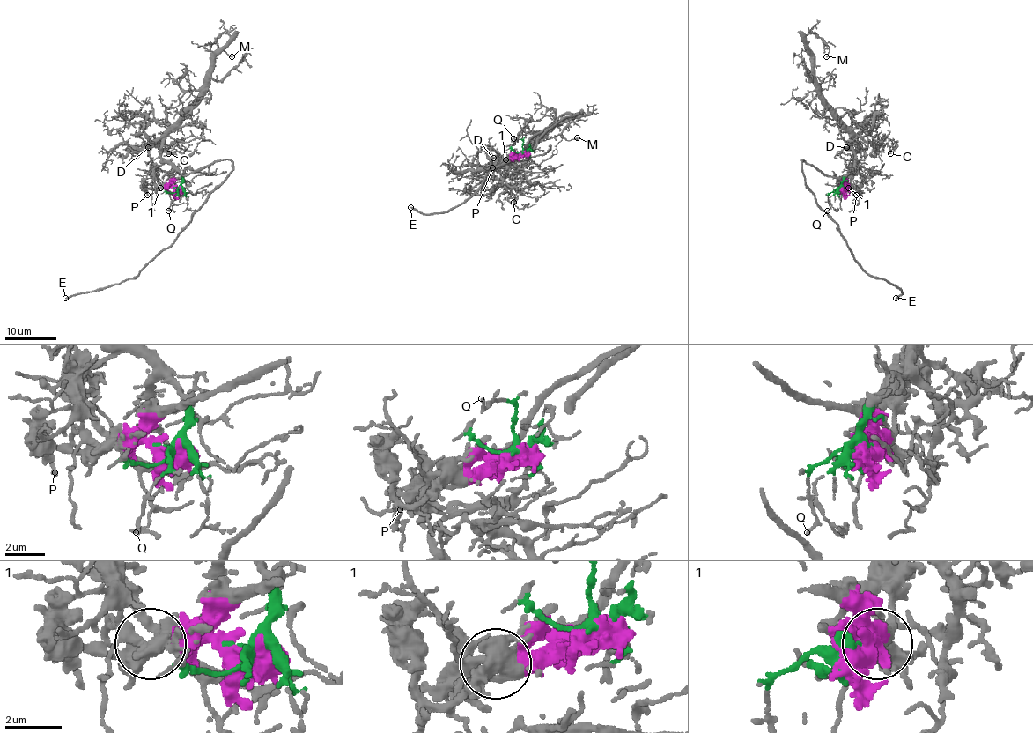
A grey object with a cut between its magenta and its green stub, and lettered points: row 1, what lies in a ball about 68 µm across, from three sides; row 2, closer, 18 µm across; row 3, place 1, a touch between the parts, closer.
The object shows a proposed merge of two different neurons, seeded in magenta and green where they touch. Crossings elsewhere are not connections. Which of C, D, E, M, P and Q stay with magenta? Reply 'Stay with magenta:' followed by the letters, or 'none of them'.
Stay with magenta: E, P

